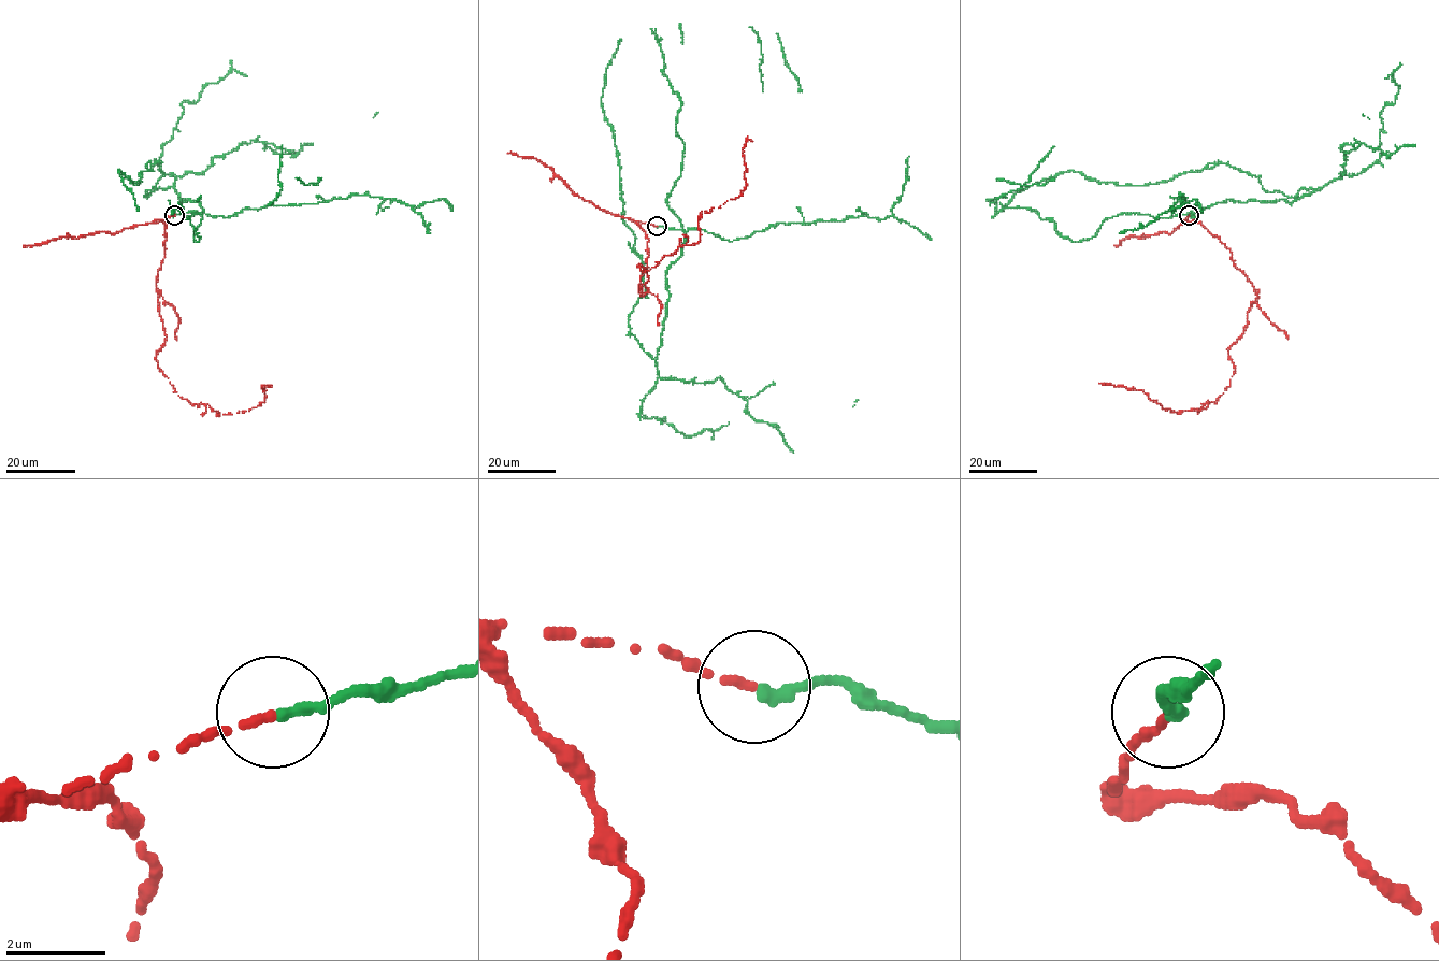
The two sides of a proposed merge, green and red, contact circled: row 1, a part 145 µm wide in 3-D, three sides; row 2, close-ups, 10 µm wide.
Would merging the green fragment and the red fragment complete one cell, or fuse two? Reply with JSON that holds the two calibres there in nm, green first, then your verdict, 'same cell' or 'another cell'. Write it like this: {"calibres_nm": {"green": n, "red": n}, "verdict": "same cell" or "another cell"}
{"calibres_nm": {"green": 280, "red": 150}, "verdict": "same cell"}

